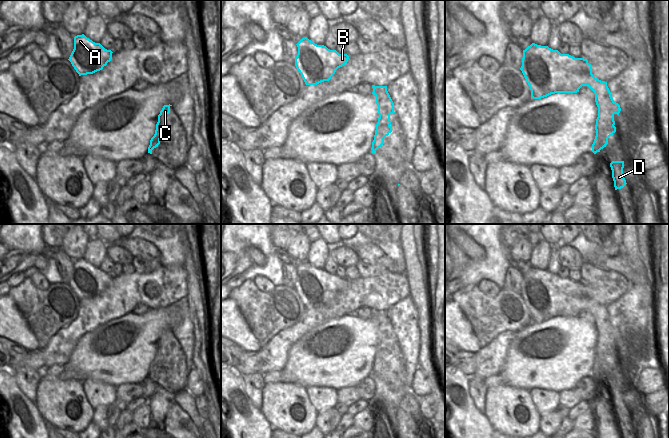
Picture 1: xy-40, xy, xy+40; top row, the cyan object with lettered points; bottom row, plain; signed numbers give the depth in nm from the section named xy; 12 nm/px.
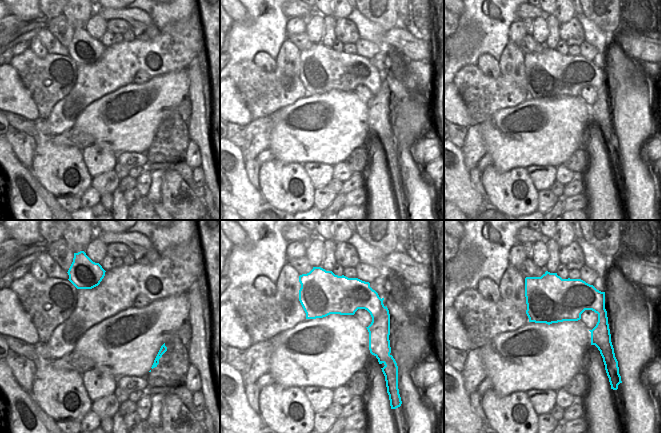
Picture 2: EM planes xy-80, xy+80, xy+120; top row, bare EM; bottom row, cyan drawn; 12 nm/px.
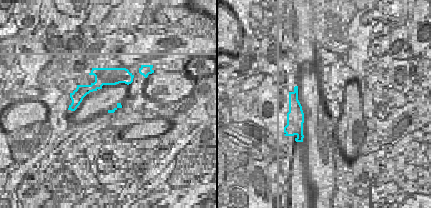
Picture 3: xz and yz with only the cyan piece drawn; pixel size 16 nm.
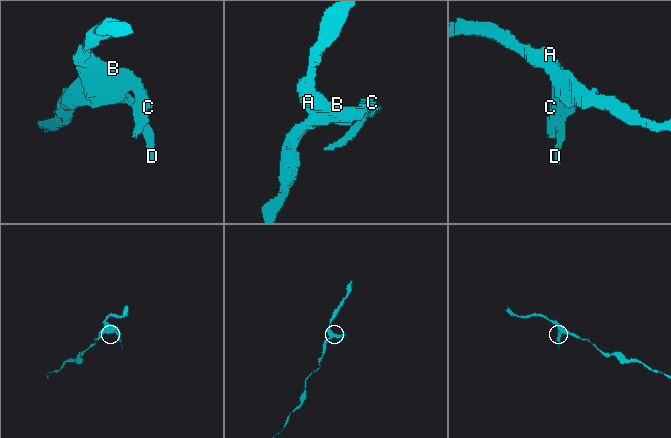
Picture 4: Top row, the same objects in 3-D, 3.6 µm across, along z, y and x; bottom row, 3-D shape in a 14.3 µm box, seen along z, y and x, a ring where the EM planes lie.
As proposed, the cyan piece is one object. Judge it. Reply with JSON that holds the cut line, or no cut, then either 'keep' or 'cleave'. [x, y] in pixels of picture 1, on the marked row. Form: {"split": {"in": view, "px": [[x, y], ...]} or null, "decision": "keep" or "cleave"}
{"split": {"in": "xy+40", "px": [[610, 92], [606, 96], [595, 94]]}, "decision": "cleave"}

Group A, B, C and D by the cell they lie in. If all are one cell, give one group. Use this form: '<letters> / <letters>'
A B / C D

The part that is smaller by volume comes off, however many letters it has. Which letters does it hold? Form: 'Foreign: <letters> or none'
Foreign: C, D

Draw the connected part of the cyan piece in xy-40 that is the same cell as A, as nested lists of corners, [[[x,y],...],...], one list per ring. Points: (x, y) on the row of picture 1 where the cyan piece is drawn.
[[[82,34],[74,37],[74,49],[68,60],[81,76],[102,70],[111,61],[112,53]]]

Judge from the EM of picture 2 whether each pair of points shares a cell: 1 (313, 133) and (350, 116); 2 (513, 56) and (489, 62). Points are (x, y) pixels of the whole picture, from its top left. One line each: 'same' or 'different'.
1: same
2: different

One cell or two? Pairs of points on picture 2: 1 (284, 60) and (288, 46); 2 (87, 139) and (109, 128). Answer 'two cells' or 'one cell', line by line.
1: one cell
2: two cells

